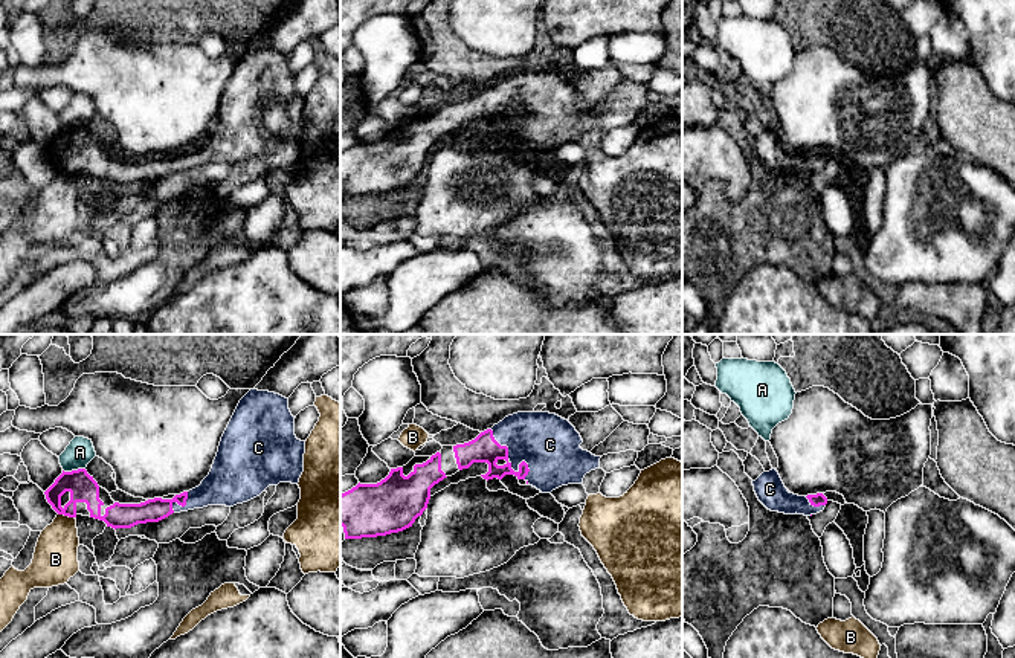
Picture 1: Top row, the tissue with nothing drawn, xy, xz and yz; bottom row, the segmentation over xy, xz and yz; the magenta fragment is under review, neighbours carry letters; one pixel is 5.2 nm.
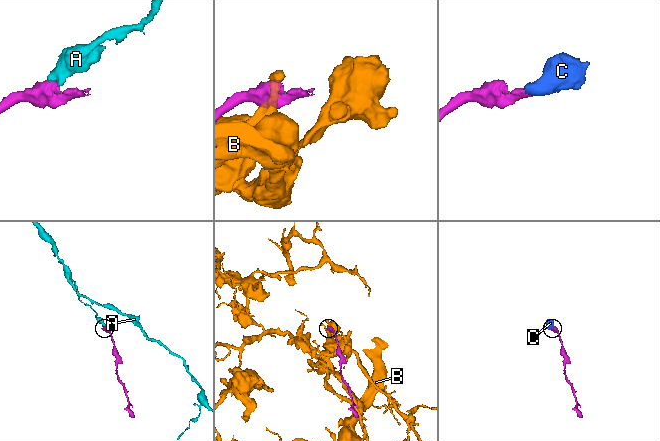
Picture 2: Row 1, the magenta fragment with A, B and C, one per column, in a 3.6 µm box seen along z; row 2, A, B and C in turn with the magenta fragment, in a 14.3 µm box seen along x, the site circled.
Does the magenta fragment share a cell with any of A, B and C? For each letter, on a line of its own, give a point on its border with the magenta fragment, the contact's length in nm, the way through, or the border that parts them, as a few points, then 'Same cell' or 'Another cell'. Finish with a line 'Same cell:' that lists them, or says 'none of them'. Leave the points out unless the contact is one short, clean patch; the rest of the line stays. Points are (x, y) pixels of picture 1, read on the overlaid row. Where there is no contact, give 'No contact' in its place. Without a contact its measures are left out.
A: Touches magenta at xy (74, 470). Shared border 120 nm. Boundary: xy (84, 467), (63, 470). Another cell
B: Touches magenta at xy (66, 515). Shared border 90 nm. Another cell
C: Touches magenta at xz (524, 461). Shared border 160 nm. Path across: xz (484, 448), (515, 470), (524, 461), (550, 445). Same cell
Same cell: C

